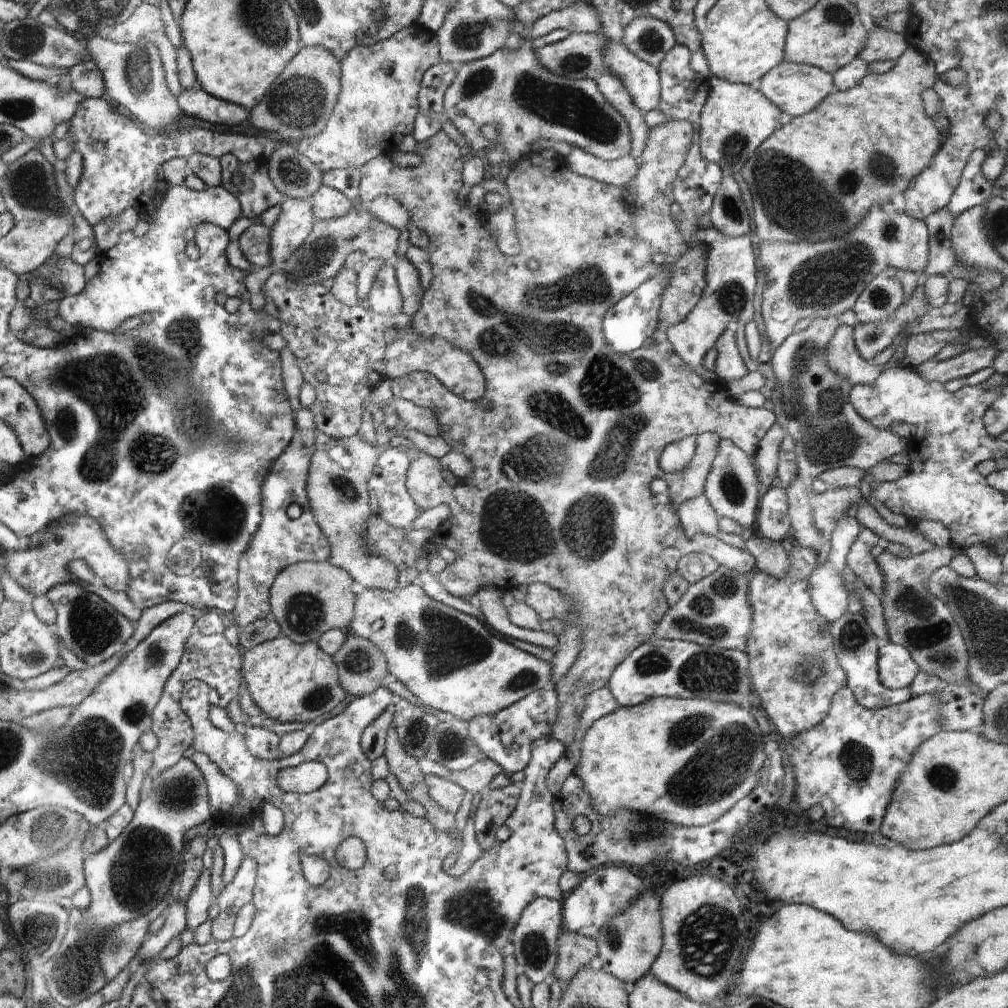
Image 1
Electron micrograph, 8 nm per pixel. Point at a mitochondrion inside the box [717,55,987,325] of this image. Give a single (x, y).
(790, 195)

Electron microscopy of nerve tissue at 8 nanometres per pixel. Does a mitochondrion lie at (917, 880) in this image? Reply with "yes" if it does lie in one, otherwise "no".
no

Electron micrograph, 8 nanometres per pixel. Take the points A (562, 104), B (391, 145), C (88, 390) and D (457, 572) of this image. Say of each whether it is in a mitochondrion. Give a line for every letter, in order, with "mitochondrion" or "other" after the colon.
A: mitochondrion
B: other
C: mitochondrion
D: other

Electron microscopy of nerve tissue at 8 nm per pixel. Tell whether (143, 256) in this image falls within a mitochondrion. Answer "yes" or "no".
no

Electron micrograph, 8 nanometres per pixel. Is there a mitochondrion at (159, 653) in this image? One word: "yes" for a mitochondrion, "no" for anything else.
yes

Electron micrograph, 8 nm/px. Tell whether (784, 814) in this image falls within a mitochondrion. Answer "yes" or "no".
no

